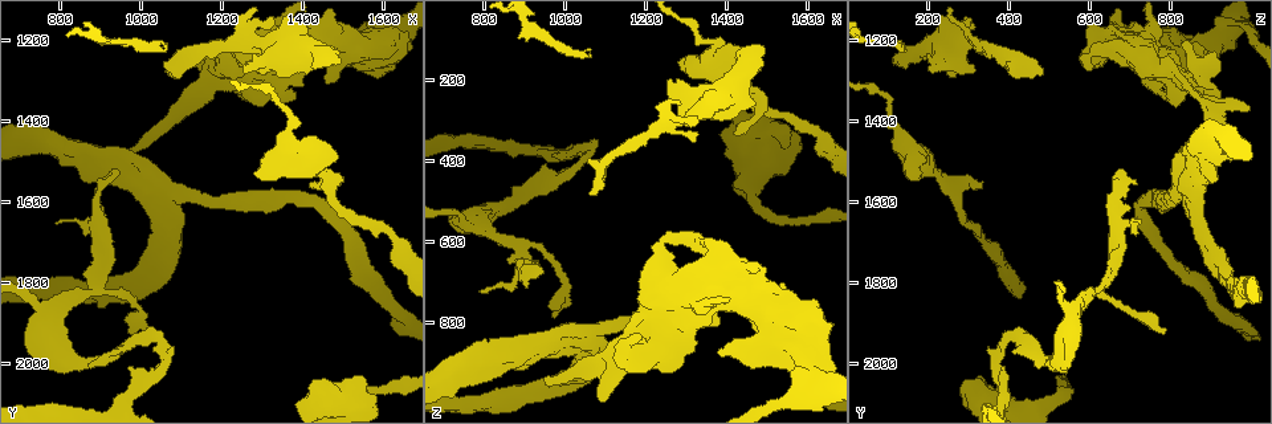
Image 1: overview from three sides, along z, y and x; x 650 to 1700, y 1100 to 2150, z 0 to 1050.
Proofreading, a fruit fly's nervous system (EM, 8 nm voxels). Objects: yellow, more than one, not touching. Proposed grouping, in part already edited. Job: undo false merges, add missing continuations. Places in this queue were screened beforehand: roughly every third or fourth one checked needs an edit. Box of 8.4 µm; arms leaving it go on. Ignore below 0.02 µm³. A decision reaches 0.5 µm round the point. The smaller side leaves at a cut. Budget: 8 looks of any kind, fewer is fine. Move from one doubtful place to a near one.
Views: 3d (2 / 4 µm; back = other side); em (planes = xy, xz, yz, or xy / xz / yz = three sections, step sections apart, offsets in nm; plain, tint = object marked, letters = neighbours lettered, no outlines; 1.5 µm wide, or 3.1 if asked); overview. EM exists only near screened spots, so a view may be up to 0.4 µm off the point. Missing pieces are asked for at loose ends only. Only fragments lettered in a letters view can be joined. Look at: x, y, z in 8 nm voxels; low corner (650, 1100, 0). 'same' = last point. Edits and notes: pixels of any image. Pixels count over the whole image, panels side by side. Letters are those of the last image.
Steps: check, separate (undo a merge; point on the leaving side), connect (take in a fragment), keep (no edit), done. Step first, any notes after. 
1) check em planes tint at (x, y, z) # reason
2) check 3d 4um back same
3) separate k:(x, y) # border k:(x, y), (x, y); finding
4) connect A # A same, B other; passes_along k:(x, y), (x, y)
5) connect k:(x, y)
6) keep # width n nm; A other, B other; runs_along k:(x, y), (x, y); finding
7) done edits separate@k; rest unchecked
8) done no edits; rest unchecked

check 3d 2um at (1285, 1540, 155)

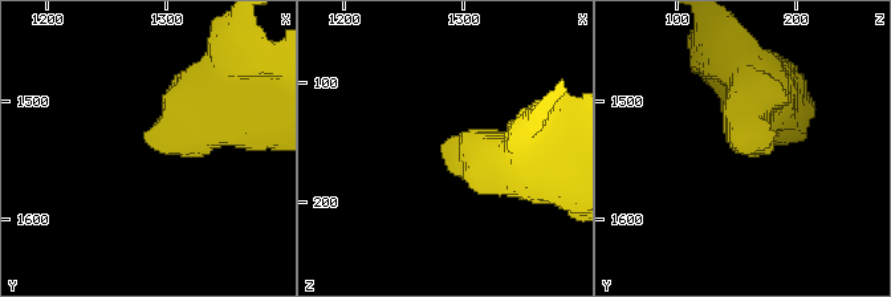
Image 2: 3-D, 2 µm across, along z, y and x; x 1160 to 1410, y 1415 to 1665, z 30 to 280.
check em planes letters at (1284, 1536, 152)

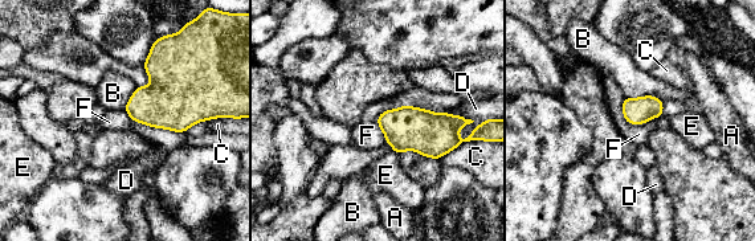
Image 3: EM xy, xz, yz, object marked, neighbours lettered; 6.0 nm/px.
keep # A other, B other, C other, D other, E other, F other; border 3:(445, 110), (399, 106), (376, 123); none of them fits

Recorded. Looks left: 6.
check em xz step 8 tint at (1060, 1285, 485) # free end

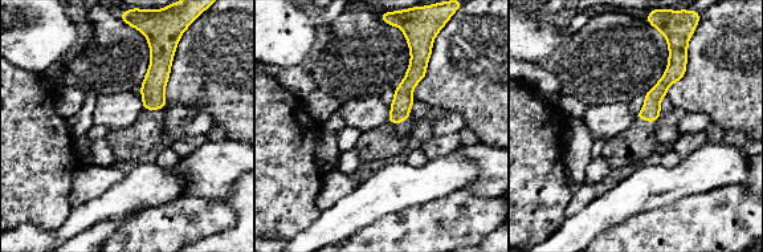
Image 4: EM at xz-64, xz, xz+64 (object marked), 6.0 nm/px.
check em planes tint same # another direction

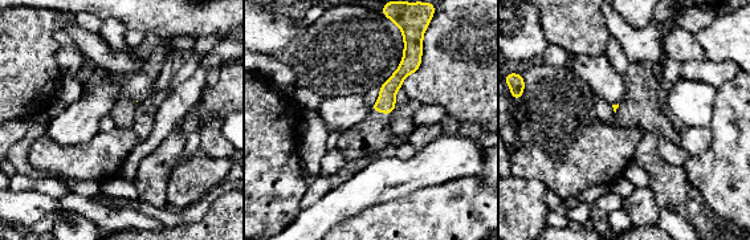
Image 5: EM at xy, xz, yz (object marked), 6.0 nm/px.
check em planes letters same # what lies round it

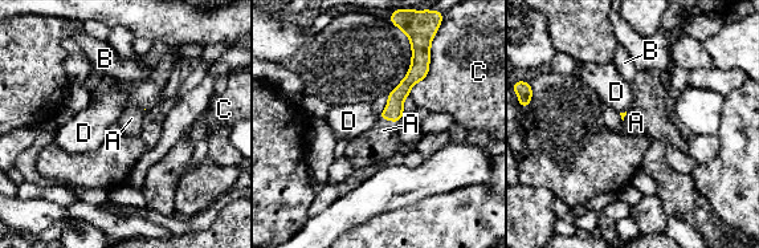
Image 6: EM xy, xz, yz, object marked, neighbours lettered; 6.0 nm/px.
connect A # A same, B other, C other, D other; passes_along 6:(394, 110), (388, 120), (383, 130); the neuron continues

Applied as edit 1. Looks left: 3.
check overview # redraw

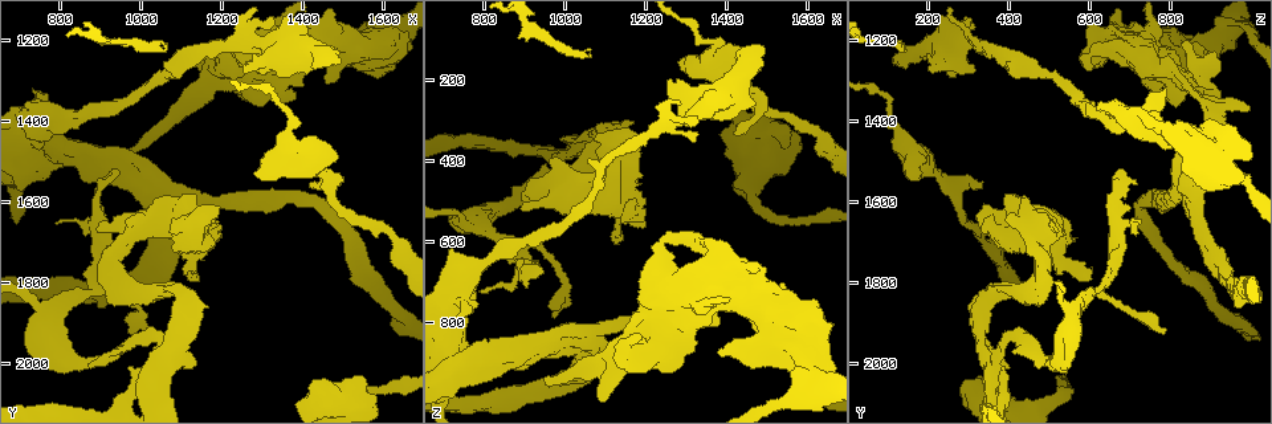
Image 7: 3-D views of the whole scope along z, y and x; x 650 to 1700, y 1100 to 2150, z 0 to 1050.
check em xz step 4 letters at (1485, 1270, 840) # free end

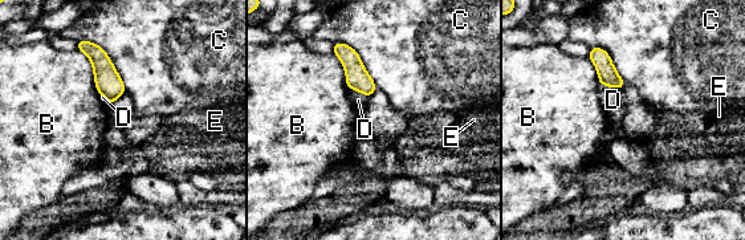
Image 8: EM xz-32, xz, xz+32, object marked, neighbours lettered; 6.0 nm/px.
check em planes letters same # another direction

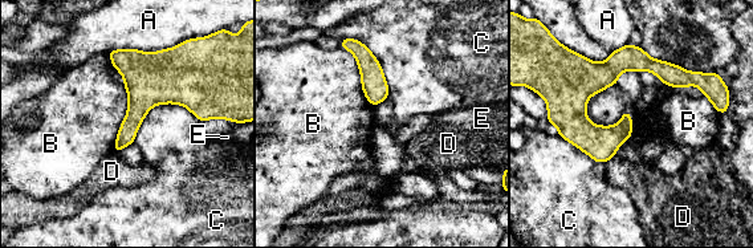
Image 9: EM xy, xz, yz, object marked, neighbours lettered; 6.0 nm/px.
keep # longest_contact C 440 nm; A other, B other, C other, D other, E other; none of them fits

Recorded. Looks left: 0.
done edits connect@6; rest unchecked

